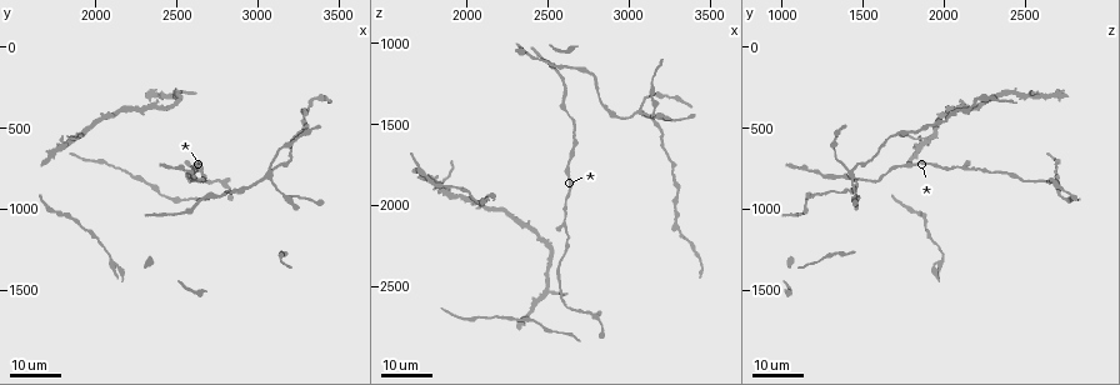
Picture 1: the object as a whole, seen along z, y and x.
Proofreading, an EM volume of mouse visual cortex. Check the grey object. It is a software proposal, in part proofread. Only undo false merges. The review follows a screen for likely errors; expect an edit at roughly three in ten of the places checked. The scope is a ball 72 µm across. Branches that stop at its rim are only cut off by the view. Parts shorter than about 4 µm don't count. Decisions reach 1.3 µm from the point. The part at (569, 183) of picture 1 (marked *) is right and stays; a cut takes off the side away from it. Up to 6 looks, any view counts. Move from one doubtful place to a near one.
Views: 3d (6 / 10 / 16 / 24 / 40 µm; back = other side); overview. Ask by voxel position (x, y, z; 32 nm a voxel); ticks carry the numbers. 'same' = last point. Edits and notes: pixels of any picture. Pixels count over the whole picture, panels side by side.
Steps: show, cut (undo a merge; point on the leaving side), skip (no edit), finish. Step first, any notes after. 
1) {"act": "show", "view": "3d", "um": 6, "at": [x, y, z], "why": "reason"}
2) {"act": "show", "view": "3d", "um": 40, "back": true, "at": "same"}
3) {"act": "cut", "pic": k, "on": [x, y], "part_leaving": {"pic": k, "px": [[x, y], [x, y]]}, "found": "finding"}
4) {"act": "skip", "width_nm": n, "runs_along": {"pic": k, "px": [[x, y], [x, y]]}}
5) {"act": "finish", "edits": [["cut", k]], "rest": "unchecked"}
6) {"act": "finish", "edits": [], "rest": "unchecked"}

{"act": "show", "view": "3d", "um": 24, "at": [2620, 760, 2120], "why": "three arms meet"}

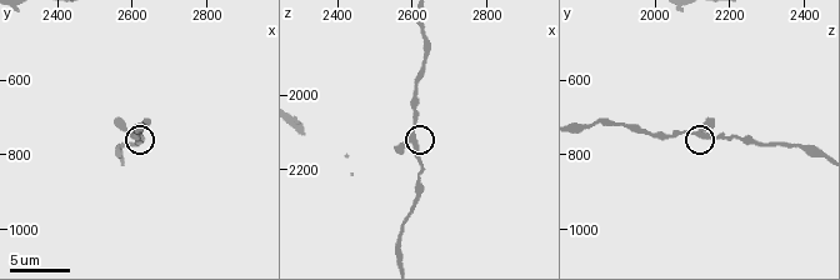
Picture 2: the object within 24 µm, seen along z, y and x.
{"act": "show", "view": "3d", "um": 6, "at": [2590, 750, 2120]}

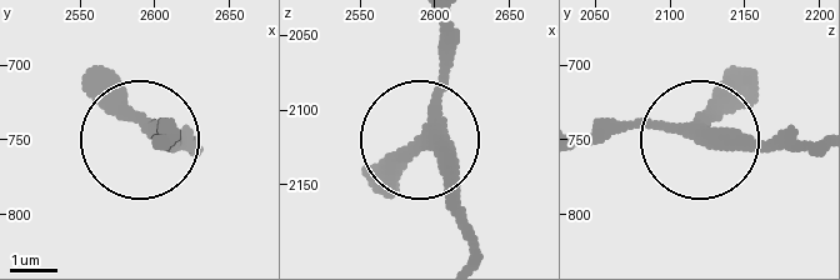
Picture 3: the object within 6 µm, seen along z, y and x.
{"act": "skip", "arms": 3, "runs_along": {"pic": 3, "px": [[449, 20], [429, 151], [473, 259]]}, "found": "all the same neuron"}

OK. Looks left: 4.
{"act": "show", "view": "3d", "um": 24, "at": [3080, 800, 1440]}

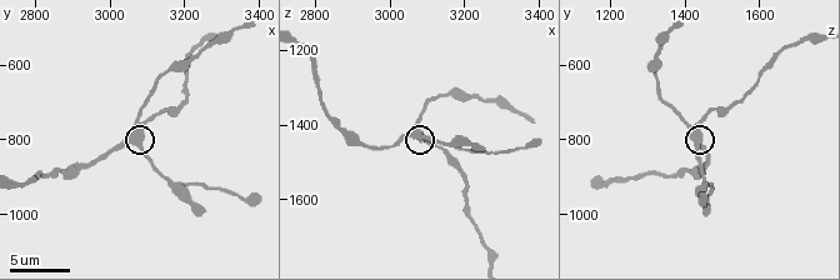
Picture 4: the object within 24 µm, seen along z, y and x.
{"act": "show", "view": "3d", "um": 10, "at": [3080, 810, 1430]}

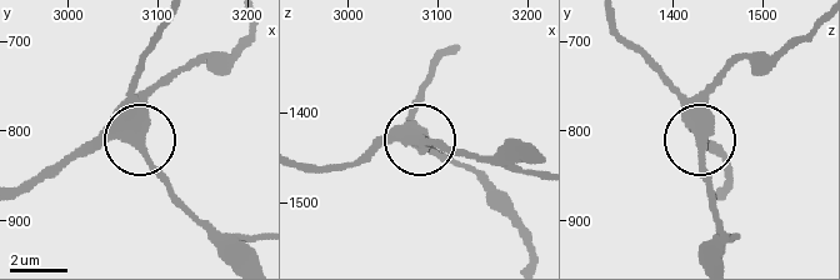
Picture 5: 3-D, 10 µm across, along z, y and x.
{"act": "skip", "width_nm": 500, "runs_along": {"pic": 5, "px": [[306, 163], [335, 170], [393, 141], [461, 149]]}, "found": "one neuron here"}

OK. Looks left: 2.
{"act": "show", "view": "3d", "um": 10, "at": [3200, 930, 1450], "why": "three-way junction"}

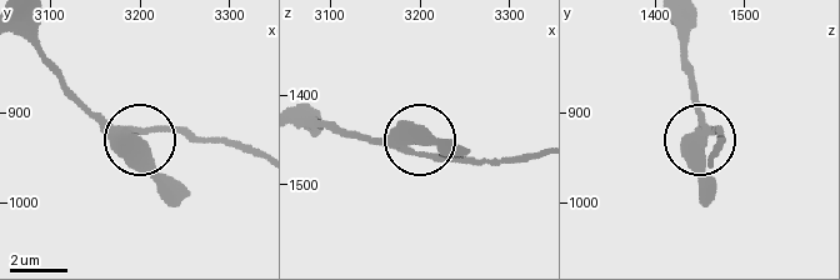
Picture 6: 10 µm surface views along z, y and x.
{"act": "skip", "width_nm": 430, "runs_along": {"pic": 6, "px": [[684, 31], [698, 135], [719, 133], [719, 140]]}, "found": "one neuron here"}

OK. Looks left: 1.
{"act": "finish", "edits": [], "rest": "unchecked"}

